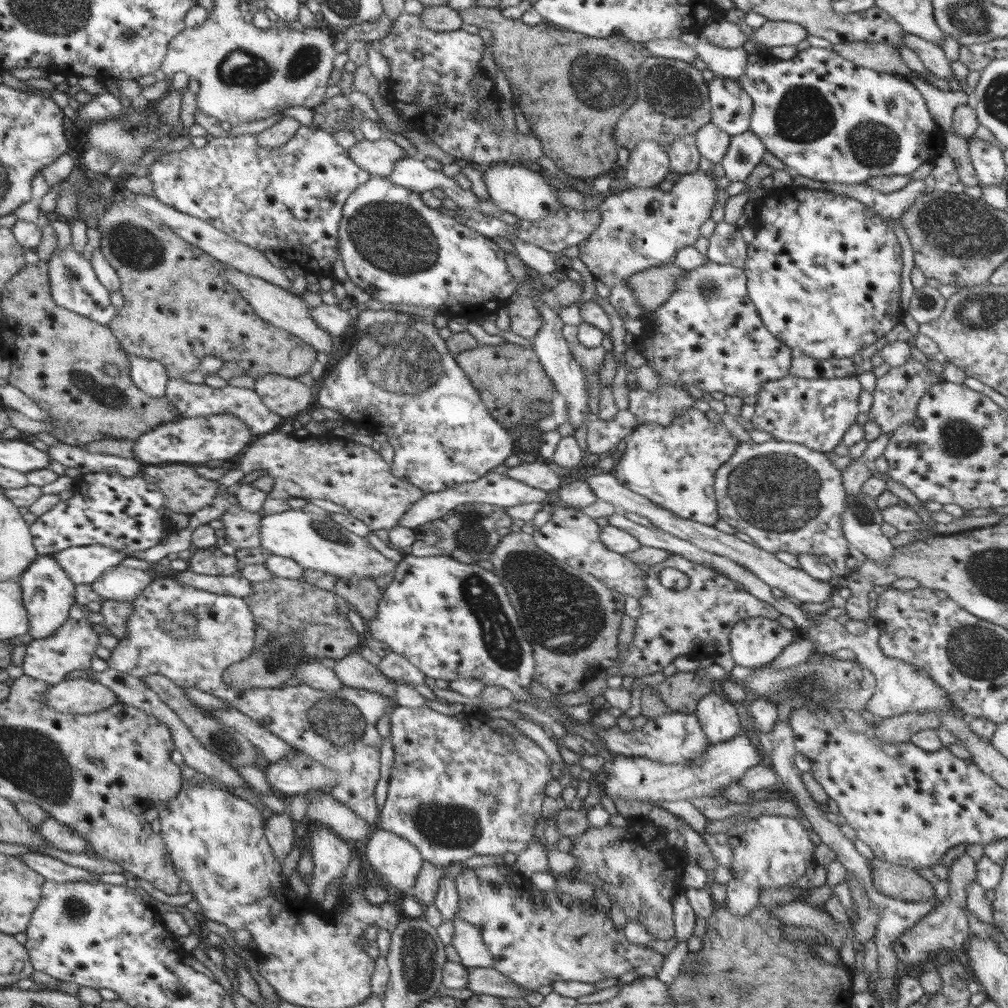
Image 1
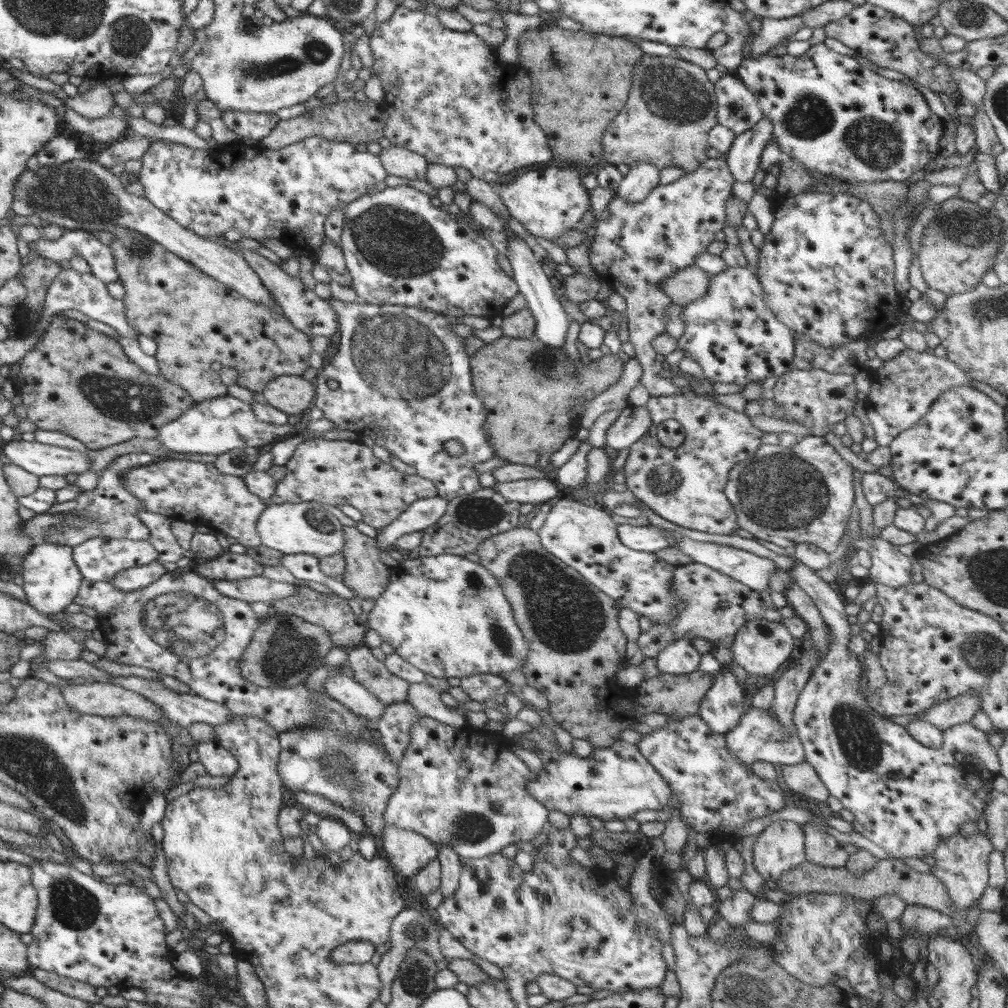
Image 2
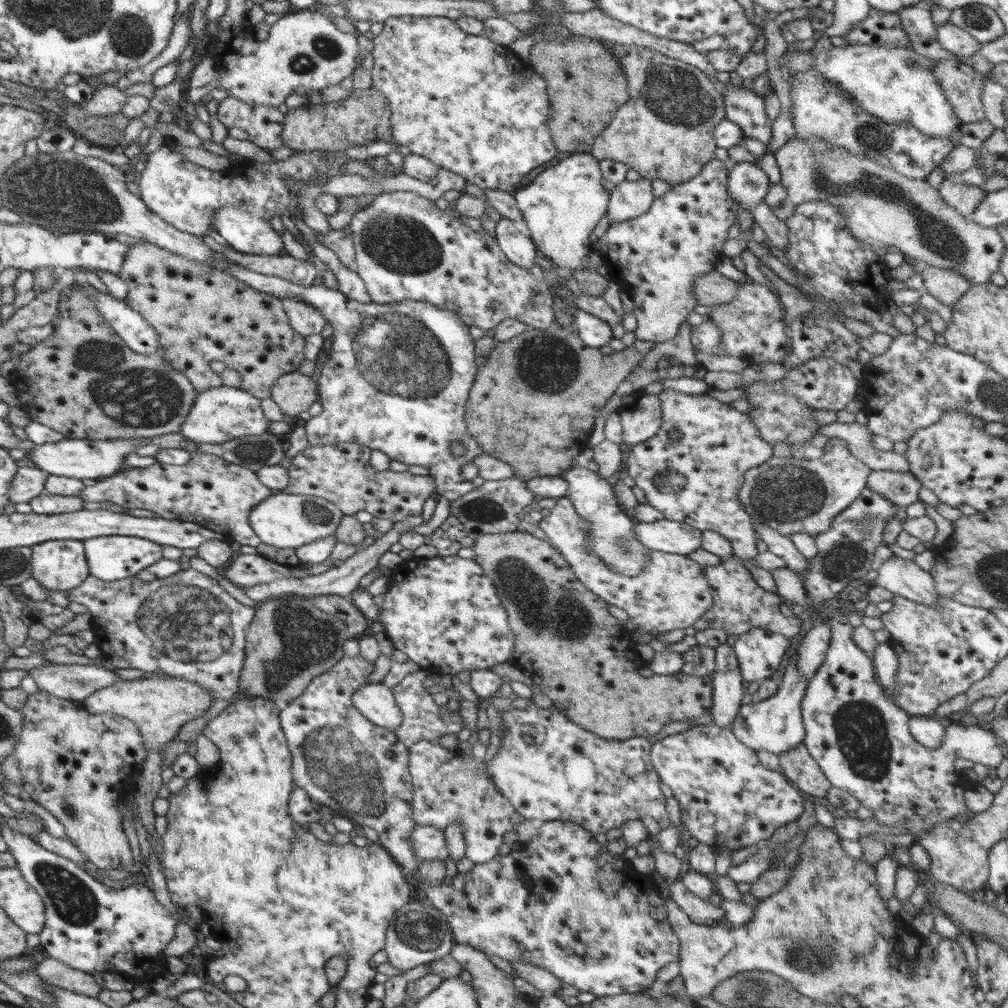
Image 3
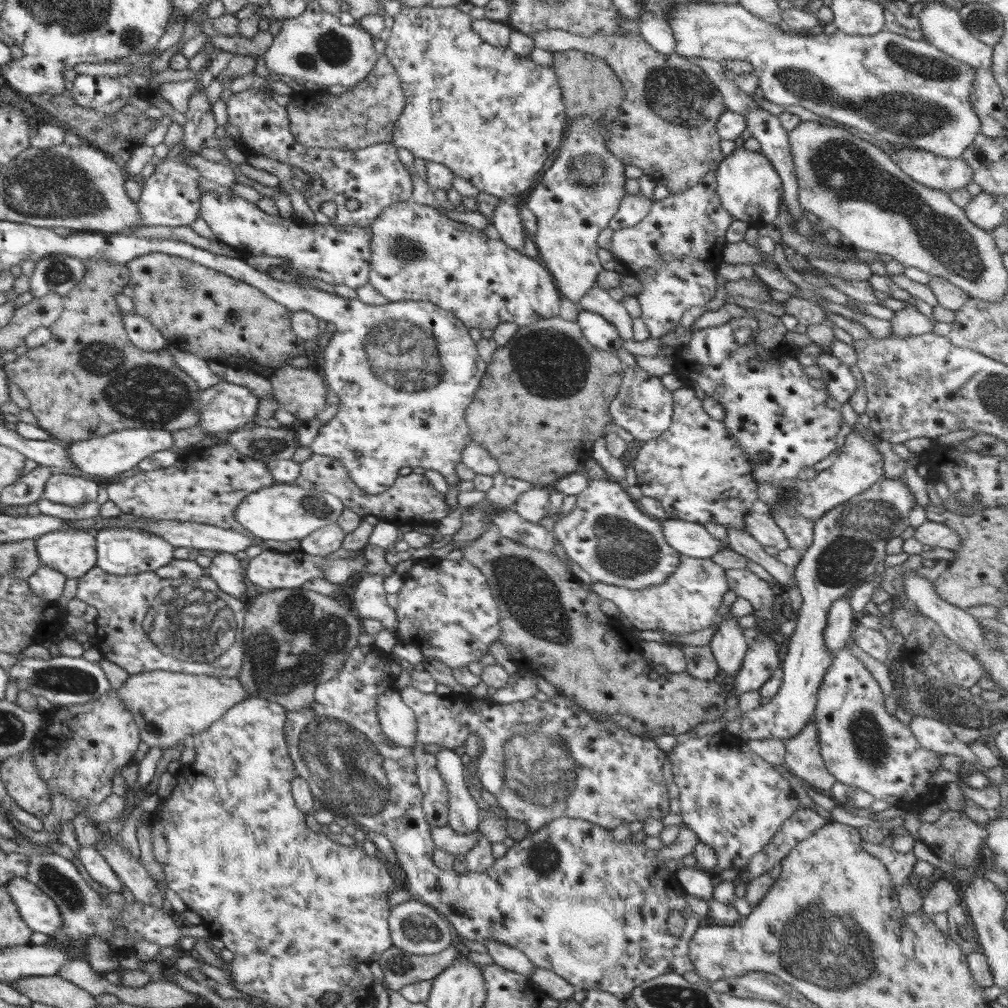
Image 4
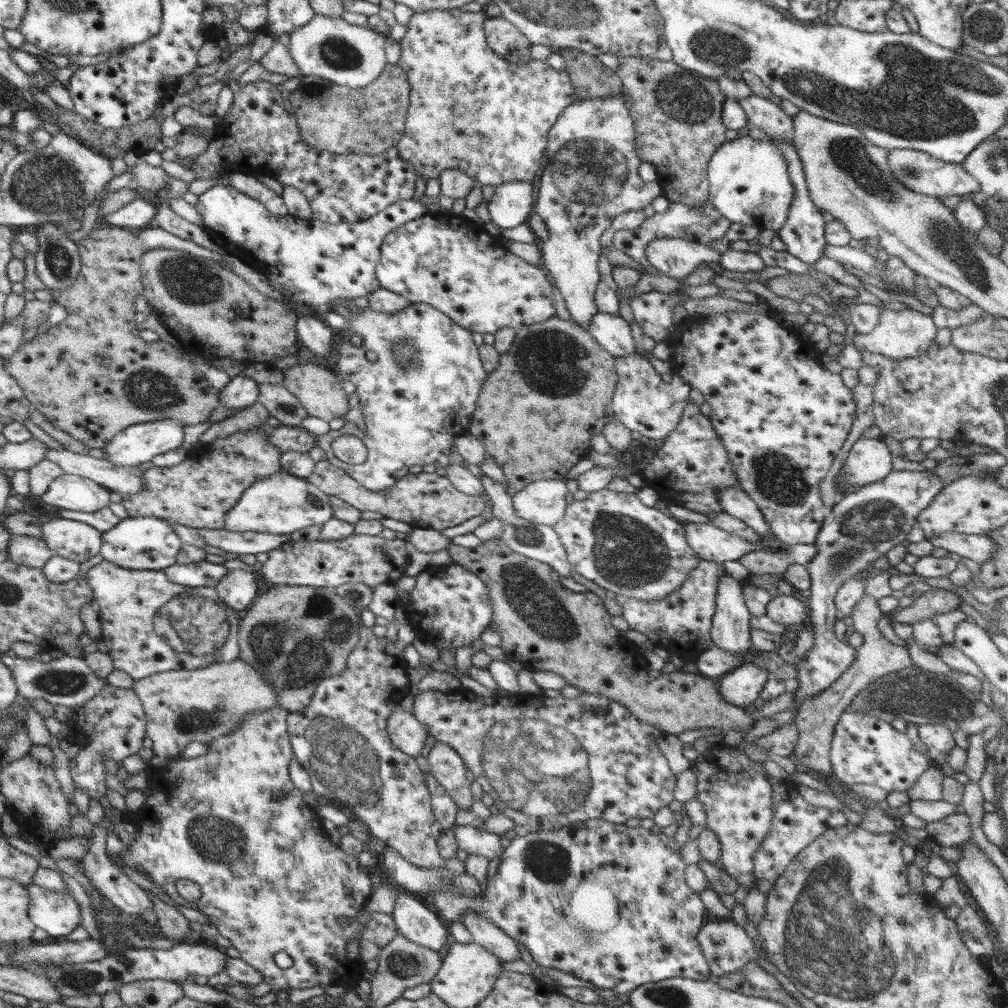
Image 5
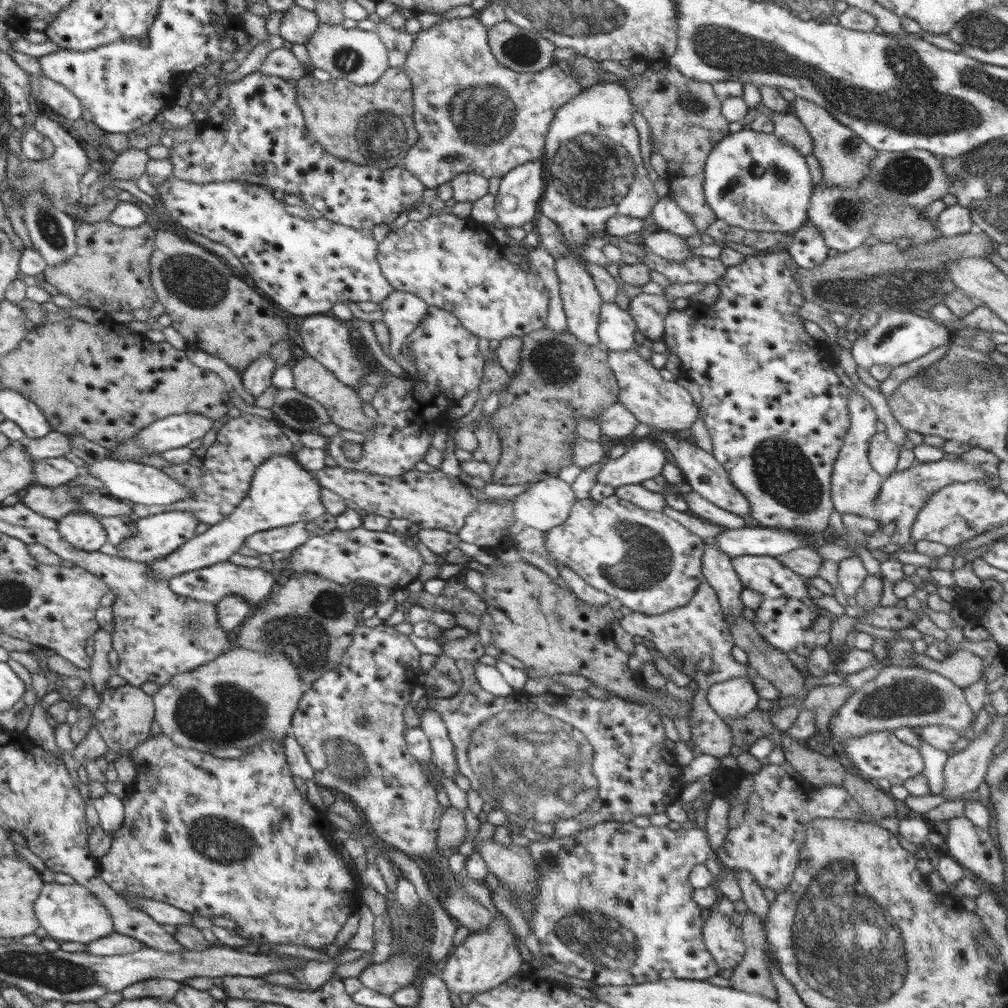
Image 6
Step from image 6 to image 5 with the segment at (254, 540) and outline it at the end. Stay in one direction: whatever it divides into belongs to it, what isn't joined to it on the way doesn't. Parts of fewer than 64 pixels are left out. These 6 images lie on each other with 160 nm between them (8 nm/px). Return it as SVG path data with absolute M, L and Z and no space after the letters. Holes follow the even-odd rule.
M226 528L197 530L206 545L239 555L268 553L290 542L288 535L276 536L266 532L231 532Z

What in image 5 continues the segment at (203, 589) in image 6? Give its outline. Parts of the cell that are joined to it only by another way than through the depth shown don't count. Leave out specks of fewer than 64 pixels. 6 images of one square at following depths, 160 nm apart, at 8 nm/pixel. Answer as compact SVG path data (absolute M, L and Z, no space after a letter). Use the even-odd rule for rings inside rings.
M200 561L193 564L174 564L163 571L171 584L179 587L216 587L228 575L228 569L221 564Z

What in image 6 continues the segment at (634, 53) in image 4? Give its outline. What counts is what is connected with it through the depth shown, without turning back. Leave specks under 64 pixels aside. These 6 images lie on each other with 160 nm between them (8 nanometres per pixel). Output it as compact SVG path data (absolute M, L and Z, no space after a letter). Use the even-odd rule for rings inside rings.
M673 67L659 72L646 68L643 74L623 82L634 110L646 118L650 127L649 136L654 139L652 145L656 147L652 152L662 155L667 162L668 196L686 212L696 228L703 231L717 219L705 201L706 160L712 147L729 133L729 122L721 113L721 101L716 97L712 84L685 78Z

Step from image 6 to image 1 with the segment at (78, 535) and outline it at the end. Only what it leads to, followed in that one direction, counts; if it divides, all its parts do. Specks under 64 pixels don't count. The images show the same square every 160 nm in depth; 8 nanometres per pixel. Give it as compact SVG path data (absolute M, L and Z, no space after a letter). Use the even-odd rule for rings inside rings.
M38 555L17 580L21 586L23 607L28 615L28 634L33 640L42 640L57 632L57 628L60 628L68 619L68 612L75 602L74 582L66 576L66 572L52 557L52 555Z

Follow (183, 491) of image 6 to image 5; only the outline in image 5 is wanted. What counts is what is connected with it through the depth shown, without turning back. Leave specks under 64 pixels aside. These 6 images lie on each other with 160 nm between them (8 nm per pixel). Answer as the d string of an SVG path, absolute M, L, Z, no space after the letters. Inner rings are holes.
M47 447L45 458L56 461L65 473L89 478L118 494L136 495L145 486L143 472L136 466L120 466L106 459L76 454L65 448Z

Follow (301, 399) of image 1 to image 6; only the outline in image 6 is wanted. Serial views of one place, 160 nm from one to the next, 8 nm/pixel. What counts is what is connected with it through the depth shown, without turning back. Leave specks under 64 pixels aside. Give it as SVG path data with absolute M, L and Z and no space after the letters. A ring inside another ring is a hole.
M312 357L302 358L302 360L298 360L298 364L293 364L293 366L295 388L302 394L322 403L322 406L327 408L331 422L337 424L343 432L362 434L369 434L371 432L371 428L375 426L375 420L364 415L362 411L362 400L356 390L342 384L330 370Z

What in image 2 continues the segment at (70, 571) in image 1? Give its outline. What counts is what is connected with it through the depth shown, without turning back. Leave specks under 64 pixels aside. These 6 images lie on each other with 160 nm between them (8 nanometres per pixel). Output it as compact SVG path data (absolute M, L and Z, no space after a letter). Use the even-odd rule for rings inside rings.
M92 538L72 547L74 564L88 582L104 582L114 579L118 572L133 567L142 567L157 560L157 551L146 540L126 540L126 538Z

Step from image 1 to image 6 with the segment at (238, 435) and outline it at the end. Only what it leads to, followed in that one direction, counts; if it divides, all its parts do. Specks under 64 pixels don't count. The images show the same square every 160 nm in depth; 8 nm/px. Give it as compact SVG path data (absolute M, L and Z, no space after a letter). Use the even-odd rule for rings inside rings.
M262 355L247 365L246 370L240 373L242 384L255 399L270 385L276 361L272 355Z

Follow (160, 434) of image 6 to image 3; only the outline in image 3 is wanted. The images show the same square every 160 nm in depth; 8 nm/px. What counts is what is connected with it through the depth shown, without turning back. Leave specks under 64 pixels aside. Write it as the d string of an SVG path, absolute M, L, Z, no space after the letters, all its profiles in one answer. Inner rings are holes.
M62 439L56 442L45 442L35 444L31 450L27 451L27 456L36 464L40 470L48 475L67 476L84 480L92 478L99 480L116 474L123 468L125 458L135 452L138 446L145 442L140 439L114 439L114 440L88 440L88 439Z

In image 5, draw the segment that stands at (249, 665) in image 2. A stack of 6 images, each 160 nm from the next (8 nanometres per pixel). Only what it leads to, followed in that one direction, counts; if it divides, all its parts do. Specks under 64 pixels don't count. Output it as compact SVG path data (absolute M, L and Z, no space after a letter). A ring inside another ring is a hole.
M274 585L268 592L257 596L252 604L242 614L242 620L238 632L239 658L251 664L261 675L275 688L277 699L280 707L284 707L288 711L296 712L306 708L310 704L312 693L315 691L317 684L326 677L336 676L346 668L347 658L350 652L354 650L360 636L360 627L363 625L359 611L348 603L341 595L335 591L334 587L316 588L310 586L284 586Z

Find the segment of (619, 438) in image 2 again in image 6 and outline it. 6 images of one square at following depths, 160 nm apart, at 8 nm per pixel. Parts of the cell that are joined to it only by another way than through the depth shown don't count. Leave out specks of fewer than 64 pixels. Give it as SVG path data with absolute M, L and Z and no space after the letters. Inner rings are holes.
M607 350L607 353L610 370L620 387L618 401L637 418L639 423L647 424L652 429L672 431L690 428L696 422L696 418L699 417L699 405L681 384L661 377L659 370L650 361L640 357L636 350Z

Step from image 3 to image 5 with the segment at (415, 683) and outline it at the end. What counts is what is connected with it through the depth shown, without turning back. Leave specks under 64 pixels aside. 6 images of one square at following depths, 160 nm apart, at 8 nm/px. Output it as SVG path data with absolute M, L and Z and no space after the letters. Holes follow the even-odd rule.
M462 686L447 692L433 691L432 689L422 691L422 693L418 691L418 694L413 697L415 698L413 715L425 726L427 734L434 736L438 742L449 744L462 757L464 764L473 772L476 781L482 785L484 794L481 800L484 805L489 808L492 804L495 804L499 812L503 812L515 822L517 827L523 828L525 832L536 829L550 831L551 828L556 829L558 826L562 827L585 819L602 819L614 824L625 824L629 818L653 818L660 808L668 806L672 800L675 800L673 792L677 778L674 778L675 774L671 771L667 758L660 752L656 742L656 738L664 732L655 726L646 724L644 721L639 721L618 701L610 700L602 695L589 695L588 693L578 695L573 699L568 699L562 695L549 698L542 693L534 695L521 692L498 694L484 698Z

